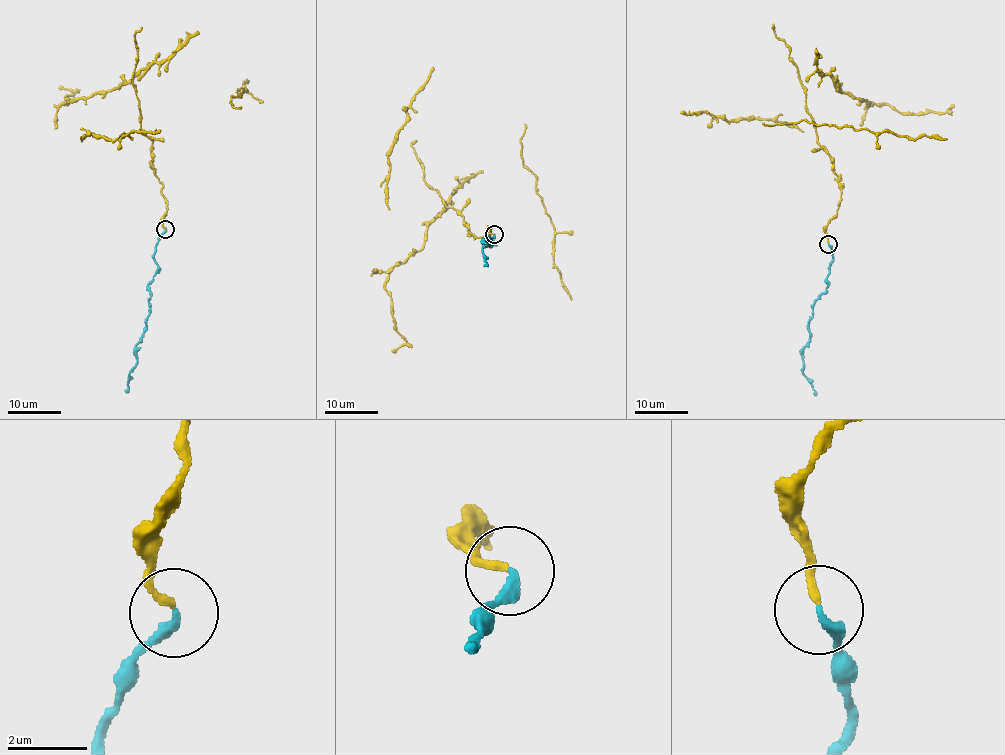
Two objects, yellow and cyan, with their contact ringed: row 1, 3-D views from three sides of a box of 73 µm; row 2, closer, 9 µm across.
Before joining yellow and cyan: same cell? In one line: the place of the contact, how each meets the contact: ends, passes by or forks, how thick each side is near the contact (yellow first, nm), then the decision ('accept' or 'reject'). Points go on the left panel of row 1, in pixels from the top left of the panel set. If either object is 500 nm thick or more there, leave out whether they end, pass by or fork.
place (165, 229); yellow ends; cyan ends; calibres 190 and 280 nm; accept

